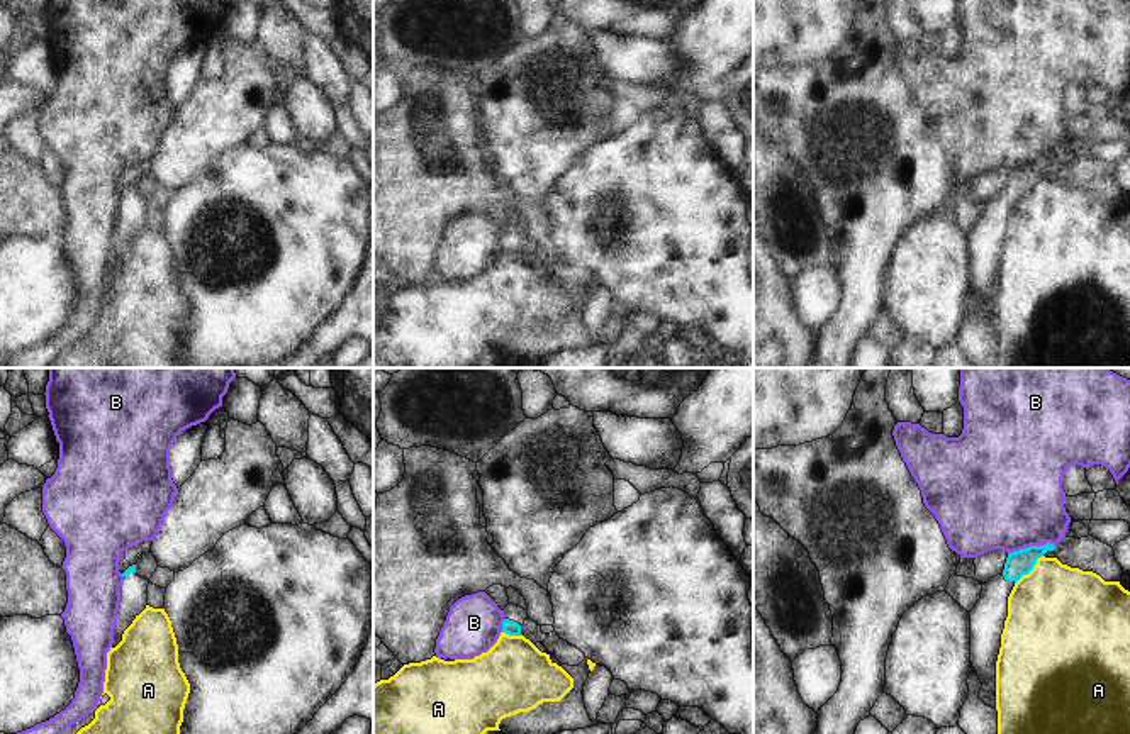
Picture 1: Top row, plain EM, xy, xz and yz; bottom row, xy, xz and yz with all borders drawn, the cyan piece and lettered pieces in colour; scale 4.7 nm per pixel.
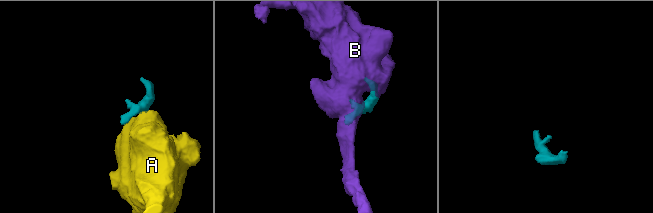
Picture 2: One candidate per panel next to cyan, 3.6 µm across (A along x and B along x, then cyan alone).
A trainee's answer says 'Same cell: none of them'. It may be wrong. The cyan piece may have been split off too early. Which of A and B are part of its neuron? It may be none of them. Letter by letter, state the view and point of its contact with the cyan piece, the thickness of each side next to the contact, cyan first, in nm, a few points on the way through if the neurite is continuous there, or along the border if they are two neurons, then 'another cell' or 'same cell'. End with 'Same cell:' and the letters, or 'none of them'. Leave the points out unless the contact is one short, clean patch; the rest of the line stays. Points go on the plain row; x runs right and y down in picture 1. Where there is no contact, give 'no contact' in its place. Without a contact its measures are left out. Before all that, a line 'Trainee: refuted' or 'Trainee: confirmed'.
Trainee: confirmed
A: meets cyan in yz at (1030, 190); 120 nm thick on the cyan side, 460 nm on the other; border along yz (1042, 175), (1015, 204); another cell
B: meets cyan in yz at (1030, 166); 120 nm thick on the cyan side, 480 nm on the other; another cell
Same cell: none of them

